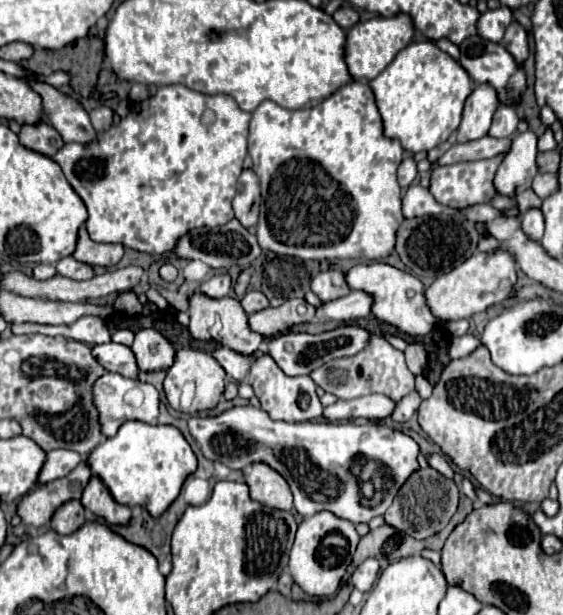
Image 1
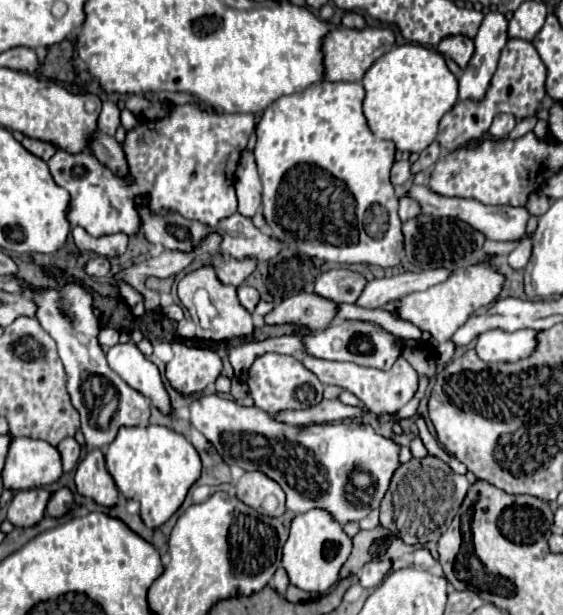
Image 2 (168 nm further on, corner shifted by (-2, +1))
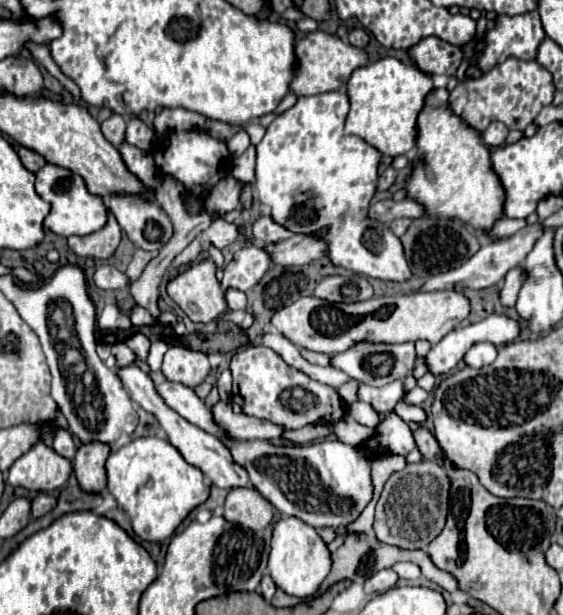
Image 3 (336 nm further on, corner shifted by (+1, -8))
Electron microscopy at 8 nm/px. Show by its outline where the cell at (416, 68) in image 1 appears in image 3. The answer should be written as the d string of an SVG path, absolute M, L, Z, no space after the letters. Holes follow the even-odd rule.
M385 57L353 71L347 81L349 113L345 131L373 145L381 155L397 157L415 147L417 113L423 107L425 95L433 89L431 79L415 65L405 65L395 57Z

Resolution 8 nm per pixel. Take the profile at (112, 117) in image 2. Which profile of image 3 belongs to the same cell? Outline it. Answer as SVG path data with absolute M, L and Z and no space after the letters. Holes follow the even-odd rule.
M111 115L107 121L101 123L101 131L107 141L111 141L115 147L119 147L125 139L125 119L121 115Z

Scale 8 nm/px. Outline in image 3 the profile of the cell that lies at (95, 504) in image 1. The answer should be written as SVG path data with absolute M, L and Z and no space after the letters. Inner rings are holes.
M89 441L89 445L81 445L73 459L75 477L81 489L89 493L99 493L107 485L105 461L109 457L109 445L101 445L99 441Z

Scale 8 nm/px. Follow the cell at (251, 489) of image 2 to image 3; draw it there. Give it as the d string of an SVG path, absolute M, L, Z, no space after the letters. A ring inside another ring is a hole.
M249 485L249 487L237 487L229 491L225 499L223 517L229 523L241 525L245 529L263 531L269 525L273 511L265 503L261 493Z

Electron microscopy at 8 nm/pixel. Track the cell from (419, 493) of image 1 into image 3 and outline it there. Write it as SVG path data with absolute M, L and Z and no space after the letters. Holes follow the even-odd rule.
M419 461L393 473L377 501L373 531L379 541L401 549L425 549L445 527L449 503L449 477L439 463Z

